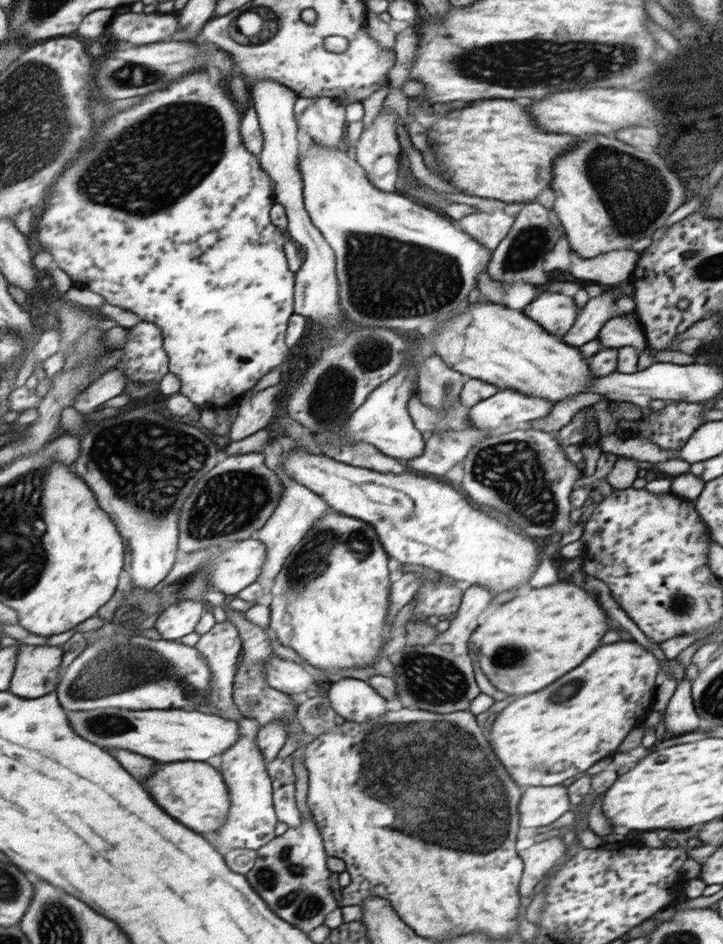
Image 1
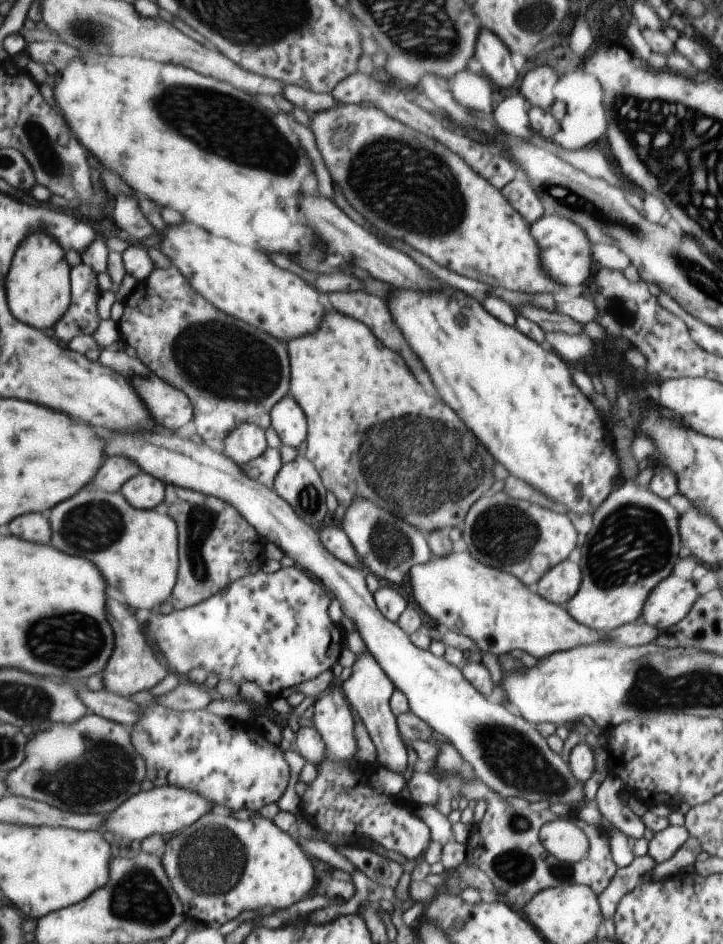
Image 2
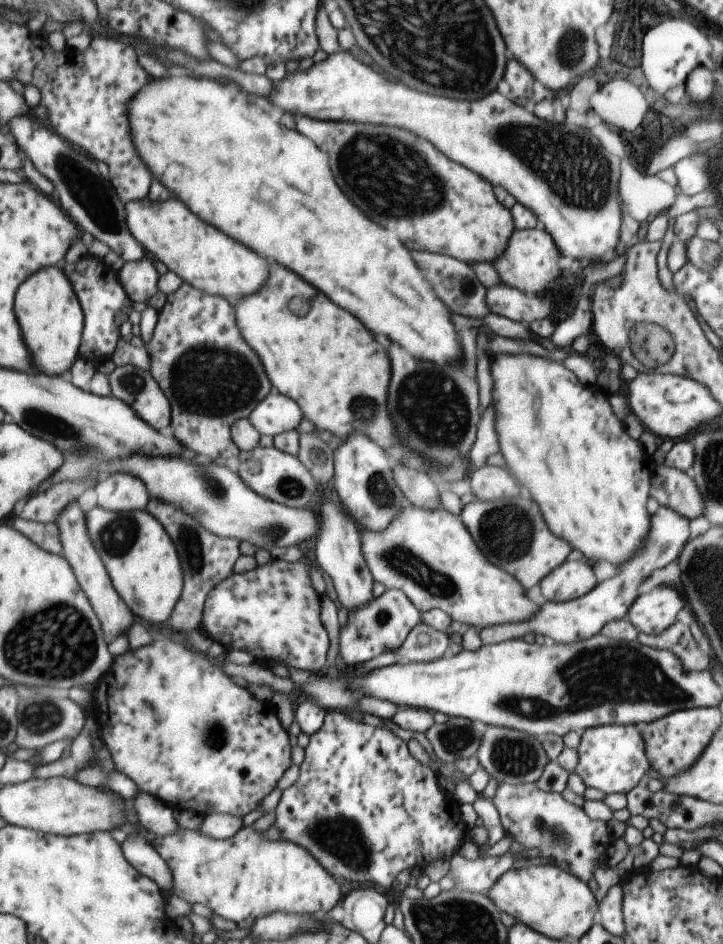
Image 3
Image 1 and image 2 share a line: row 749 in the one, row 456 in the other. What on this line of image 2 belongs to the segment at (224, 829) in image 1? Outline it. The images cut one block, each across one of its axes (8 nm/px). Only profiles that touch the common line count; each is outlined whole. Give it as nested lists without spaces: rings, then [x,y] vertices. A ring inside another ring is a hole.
[[[245,423],[236,428],[225,440],[225,454],[242,466],[257,460],[267,450],[265,430],[255,423]]]

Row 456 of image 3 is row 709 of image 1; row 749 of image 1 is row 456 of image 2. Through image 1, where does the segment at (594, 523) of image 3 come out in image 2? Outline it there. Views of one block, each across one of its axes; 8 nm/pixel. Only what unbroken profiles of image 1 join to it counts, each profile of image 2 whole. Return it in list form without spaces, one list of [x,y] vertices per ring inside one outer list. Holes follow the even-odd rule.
[[[445,288],[441,294],[419,294],[413,290],[393,290],[393,294],[387,302],[389,302],[389,308],[393,308],[393,316],[397,316],[397,324],[401,324],[401,330],[405,332],[405,340],[409,340],[409,344],[413,344],[413,348],[417,348],[417,356],[421,356],[421,360],[425,360],[425,368],[429,368],[429,376],[433,376],[433,386],[437,388],[443,402],[447,406],[451,406],[457,412],[457,416],[461,416],[461,420],[465,420],[465,424],[469,424],[469,428],[473,428],[473,432],[477,432],[477,440],[481,440],[481,444],[485,444],[485,448],[489,448],[489,452],[493,452],[493,456],[497,456],[497,462],[511,476],[525,480],[529,486],[535,486],[541,494],[549,496],[551,500],[555,500],[557,504],[565,506],[567,510],[571,510],[575,514],[593,514],[597,510],[597,506],[601,506],[601,502],[607,498],[607,494],[615,486],[615,480],[619,476],[619,464],[611,450],[611,444],[607,442],[603,418],[595,412],[593,404],[575,388],[575,384],[571,382],[569,370],[561,362],[559,356],[555,356],[551,350],[543,350],[542,345],[537,344],[532,338],[523,336],[521,332],[517,332],[514,326],[507,326],[507,324],[495,320],[493,316],[489,316],[481,308],[481,304],[477,304],[473,298],[467,298],[465,294],[453,292],[449,288]]]

